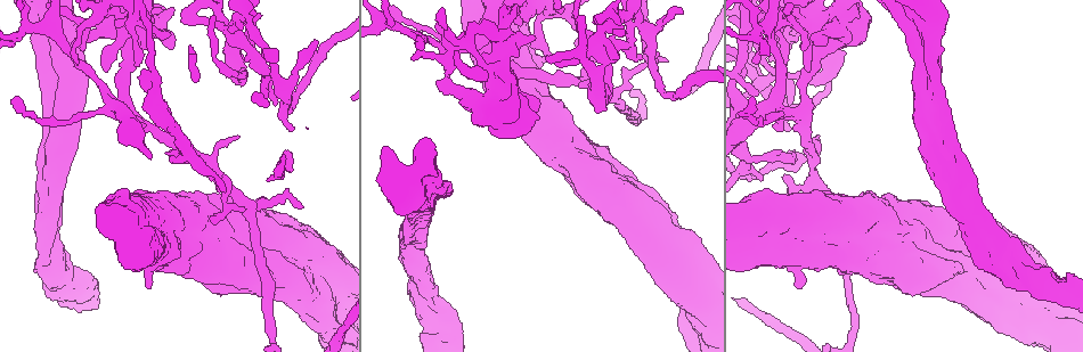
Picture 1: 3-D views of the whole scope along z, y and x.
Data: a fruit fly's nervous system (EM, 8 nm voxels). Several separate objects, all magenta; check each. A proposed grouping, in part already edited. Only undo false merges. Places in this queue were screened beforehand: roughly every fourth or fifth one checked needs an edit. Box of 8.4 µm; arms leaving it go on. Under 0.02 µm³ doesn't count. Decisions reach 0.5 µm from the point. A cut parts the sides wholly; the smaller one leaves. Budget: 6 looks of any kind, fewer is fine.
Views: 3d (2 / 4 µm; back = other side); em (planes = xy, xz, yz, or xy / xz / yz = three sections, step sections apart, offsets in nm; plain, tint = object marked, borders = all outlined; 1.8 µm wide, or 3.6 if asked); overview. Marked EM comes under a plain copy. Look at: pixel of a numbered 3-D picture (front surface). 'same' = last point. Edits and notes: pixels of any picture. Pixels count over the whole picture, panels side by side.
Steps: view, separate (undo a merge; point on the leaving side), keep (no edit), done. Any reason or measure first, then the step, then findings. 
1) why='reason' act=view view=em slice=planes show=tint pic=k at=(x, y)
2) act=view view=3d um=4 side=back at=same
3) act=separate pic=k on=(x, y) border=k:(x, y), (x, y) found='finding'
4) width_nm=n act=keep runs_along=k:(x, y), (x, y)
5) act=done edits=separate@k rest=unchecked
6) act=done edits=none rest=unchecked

why='calibre changes' act=view view=em slice=xz step=16 show=tint pic=1 at=(840, 28)

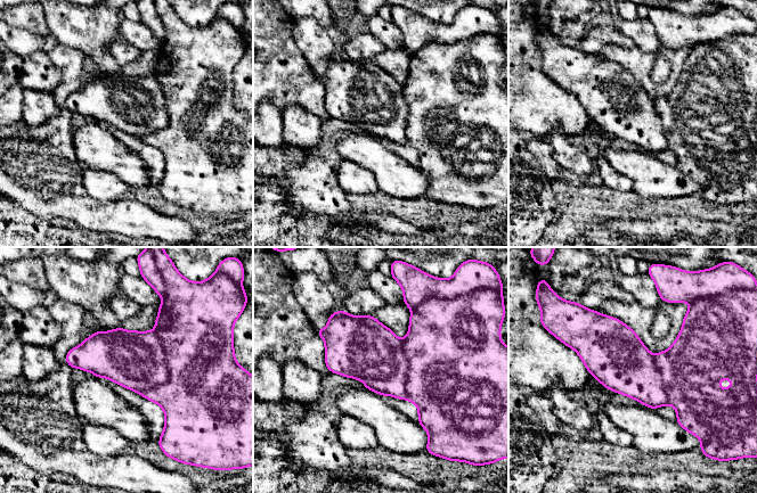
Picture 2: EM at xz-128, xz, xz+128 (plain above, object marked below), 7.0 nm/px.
act=separate pic=2 on=(203, 372) part_leaving=2:(160, 319), (177, 350), (168, 425) found='a second neuron is stuck on'

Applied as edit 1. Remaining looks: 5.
why='three arms meet' act=view view=3d um=2 pic=1 at=(282, 85)

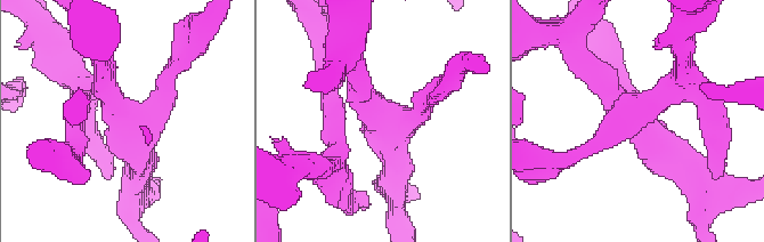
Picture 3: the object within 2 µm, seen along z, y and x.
why='shape alone is not enough' act=view view=em um=3.6 slice=planes show=tint pic=3 at=(383, 124)

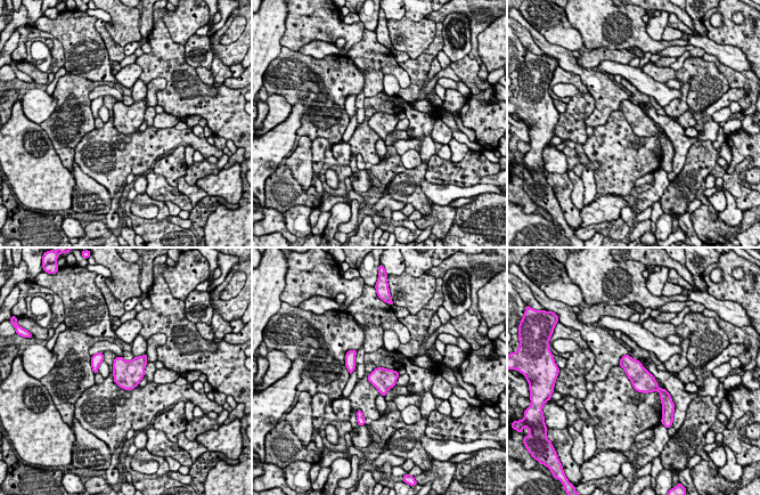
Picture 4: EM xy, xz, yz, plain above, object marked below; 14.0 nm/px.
act=keep found='continuous, no second neuron'

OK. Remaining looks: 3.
why='abrupt turn' act=view view=3d um=2 pic=1 at=(243, 18)

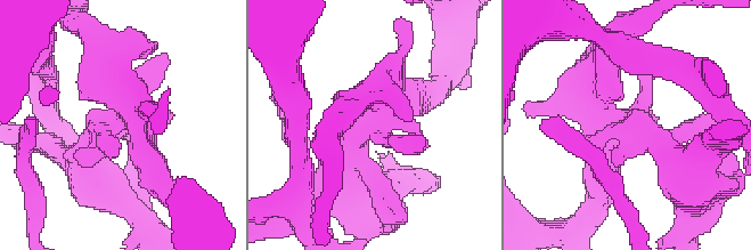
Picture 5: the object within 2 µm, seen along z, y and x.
act=view view=em um=3.6 slice=planes show=tint pic=5 at=(122, 126)

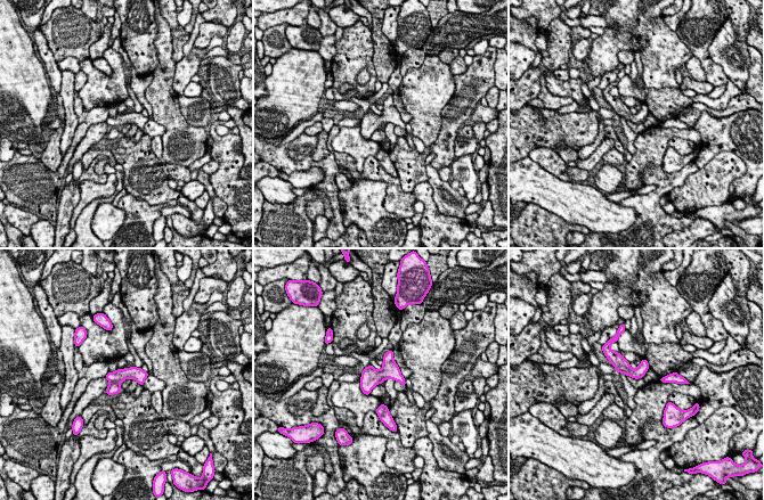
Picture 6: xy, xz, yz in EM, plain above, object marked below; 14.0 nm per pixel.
width_nm=160 act=keep found='all the same neuron'

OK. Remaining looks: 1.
act=done edits=separate@2 rest=unchecked

